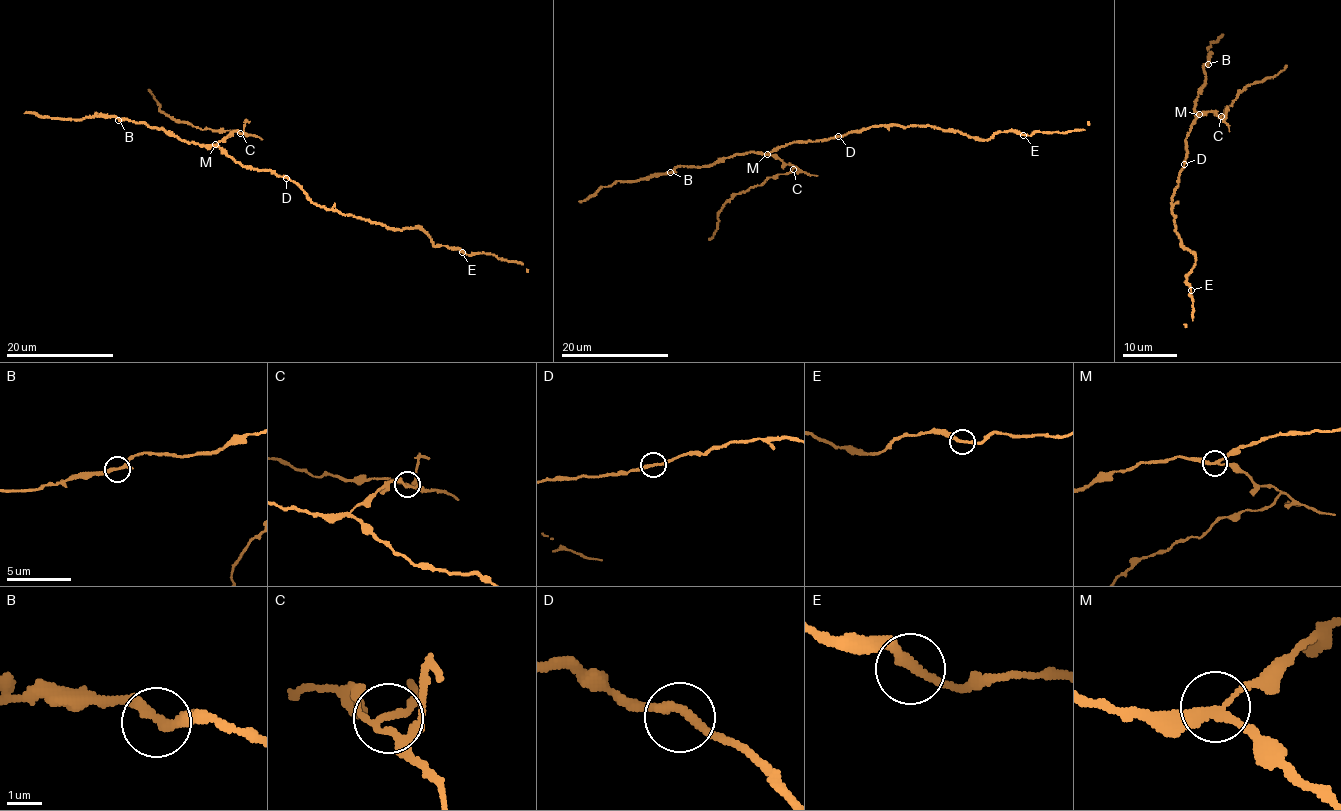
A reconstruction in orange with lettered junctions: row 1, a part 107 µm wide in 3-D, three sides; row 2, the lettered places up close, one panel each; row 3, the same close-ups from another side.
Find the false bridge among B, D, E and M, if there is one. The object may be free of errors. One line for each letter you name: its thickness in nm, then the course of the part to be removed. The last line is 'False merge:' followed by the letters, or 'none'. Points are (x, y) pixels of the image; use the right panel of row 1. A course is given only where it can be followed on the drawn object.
M: 200 nm thick; foreign part runs (1199, 114), (1216, 112), (1221, 116), (1246, 87), (1275, 76), (1286, 65)
False merge: M

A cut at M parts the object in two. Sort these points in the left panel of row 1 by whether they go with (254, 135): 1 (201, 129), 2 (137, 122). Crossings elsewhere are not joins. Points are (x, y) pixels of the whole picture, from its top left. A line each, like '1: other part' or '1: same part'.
1: same part
2: other part

